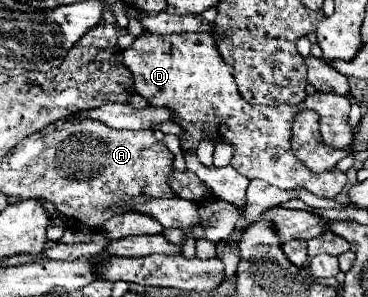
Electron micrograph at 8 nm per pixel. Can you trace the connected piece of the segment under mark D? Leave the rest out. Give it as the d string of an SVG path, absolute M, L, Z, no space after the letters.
M141 34L135 42L123 50L123 64L135 76L135 90L151 102L151 106L169 106L175 110L175 122L187 132L187 140L181 138L183 150L195 150L201 136L207 134L215 142L227 140L235 146L231 166L247 178L261 178L283 190L305 188L321 198L335 198L345 186L347 176L339 170L325 174L313 174L303 168L291 152L289 134L293 114L297 110L317 110L321 122L321 138L333 148L345 148L351 144L349 110L351 104L345 96L315 92L309 94L299 106L251 106L239 94L233 68L225 64L217 50L213 34Z

